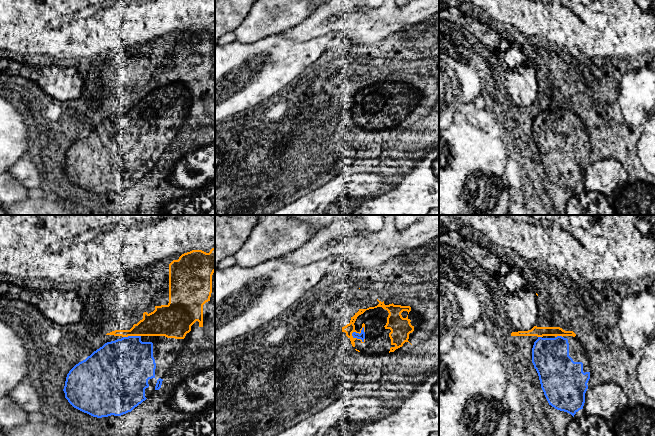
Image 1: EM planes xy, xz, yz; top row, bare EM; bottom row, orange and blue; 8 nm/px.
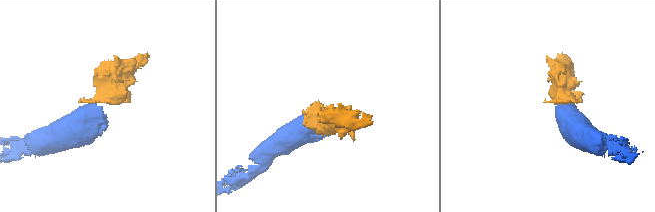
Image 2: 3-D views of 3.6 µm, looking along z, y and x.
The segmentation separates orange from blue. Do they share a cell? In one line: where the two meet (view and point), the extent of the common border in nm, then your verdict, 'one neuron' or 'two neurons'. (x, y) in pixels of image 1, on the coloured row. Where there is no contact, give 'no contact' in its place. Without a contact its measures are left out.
xz (352, 332) | 140 nm | one neuron

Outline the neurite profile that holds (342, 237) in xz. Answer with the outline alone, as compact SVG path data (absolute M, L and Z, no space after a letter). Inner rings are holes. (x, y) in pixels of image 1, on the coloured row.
M354 231L352 234L347 234L347 233L344 233L344 234L340 234L334 238L331 238L329 241L328 241L328 245L329 247L331 247L333 244L339 242L339 241L347 241L348 240L348 237L350 235L354 235L354 236L357 236L359 235L359 232L358 231Z

